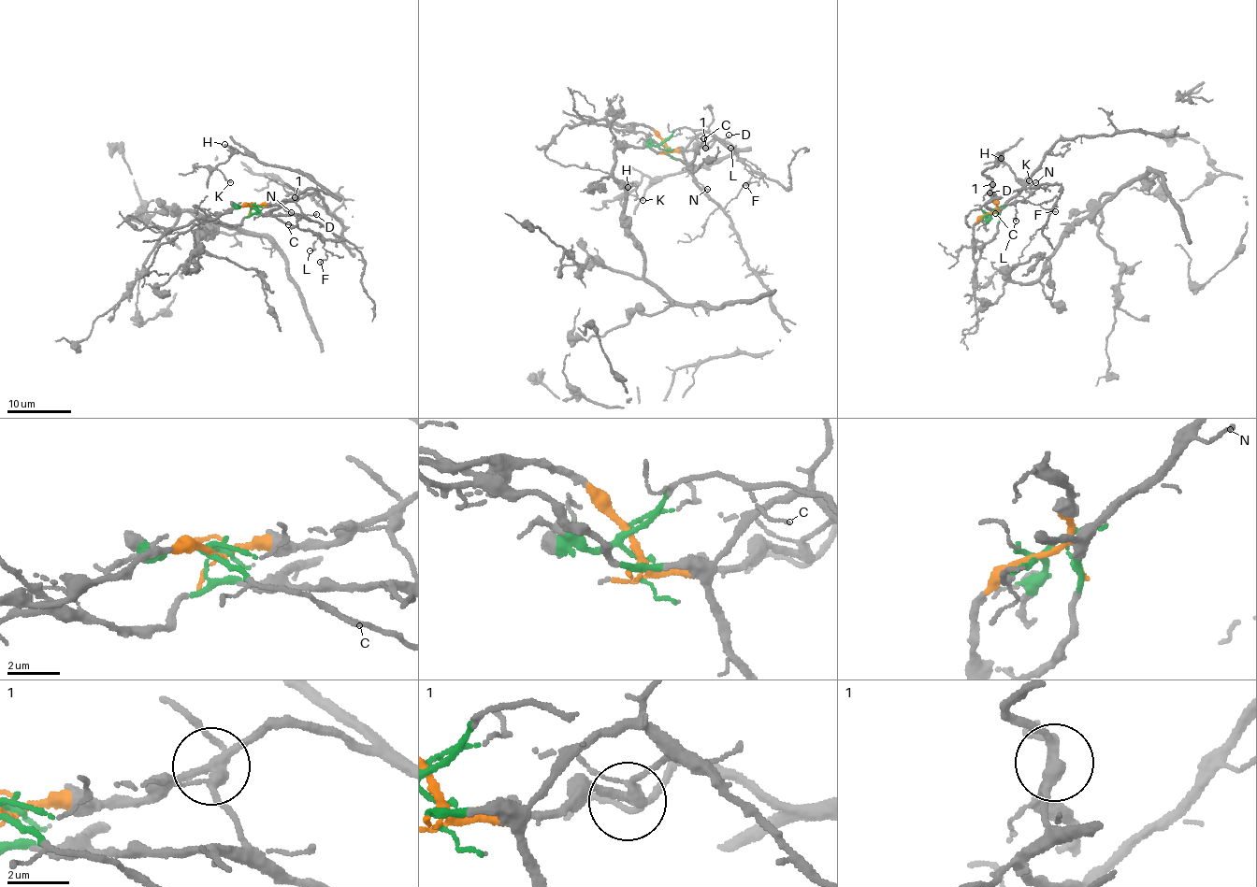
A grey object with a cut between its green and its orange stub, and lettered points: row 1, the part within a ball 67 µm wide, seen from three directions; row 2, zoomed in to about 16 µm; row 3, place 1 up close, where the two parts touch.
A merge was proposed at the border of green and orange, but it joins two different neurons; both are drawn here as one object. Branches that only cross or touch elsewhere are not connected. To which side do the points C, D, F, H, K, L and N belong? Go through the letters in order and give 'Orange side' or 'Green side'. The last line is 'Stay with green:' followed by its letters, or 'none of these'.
C: Green side
D: Green side
F: Green side
H: Orange side
K: Orange side
L: Green side
N: Green side
Stay with green: C, D, F, L, N

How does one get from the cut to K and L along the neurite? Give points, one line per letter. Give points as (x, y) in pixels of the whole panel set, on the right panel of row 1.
K: (990, 212), (998, 197), (982, 173), (997, 154), (996, 162), (1030, 180)
L: (990, 211), (980, 220), (981, 216), (1011, 203), (1015, 207), (1017, 221)

